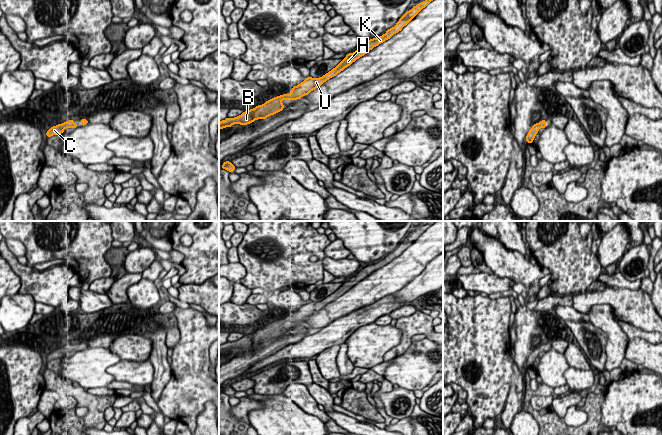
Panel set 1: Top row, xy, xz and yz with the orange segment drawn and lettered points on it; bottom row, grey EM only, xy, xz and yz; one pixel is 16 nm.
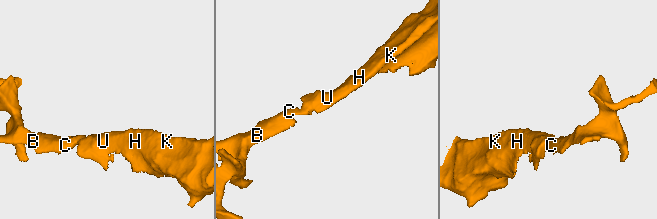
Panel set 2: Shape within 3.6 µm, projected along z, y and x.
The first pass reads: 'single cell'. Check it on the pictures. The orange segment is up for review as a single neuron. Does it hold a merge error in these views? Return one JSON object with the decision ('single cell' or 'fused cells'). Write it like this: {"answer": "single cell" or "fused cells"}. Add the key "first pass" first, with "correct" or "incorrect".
{"first pass": "correct", "answer": "single cell"}

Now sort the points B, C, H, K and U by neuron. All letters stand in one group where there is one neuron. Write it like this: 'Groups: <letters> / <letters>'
Groups: B C H K U

